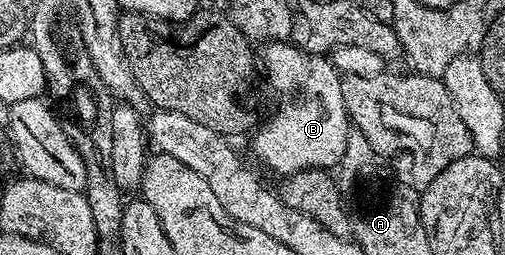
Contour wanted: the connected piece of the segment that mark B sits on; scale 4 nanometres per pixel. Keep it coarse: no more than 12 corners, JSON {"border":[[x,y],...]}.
{"border":[[266,42],[273,116],[252,132],[277,177],[336,168],[342,76],[325,55]]}

